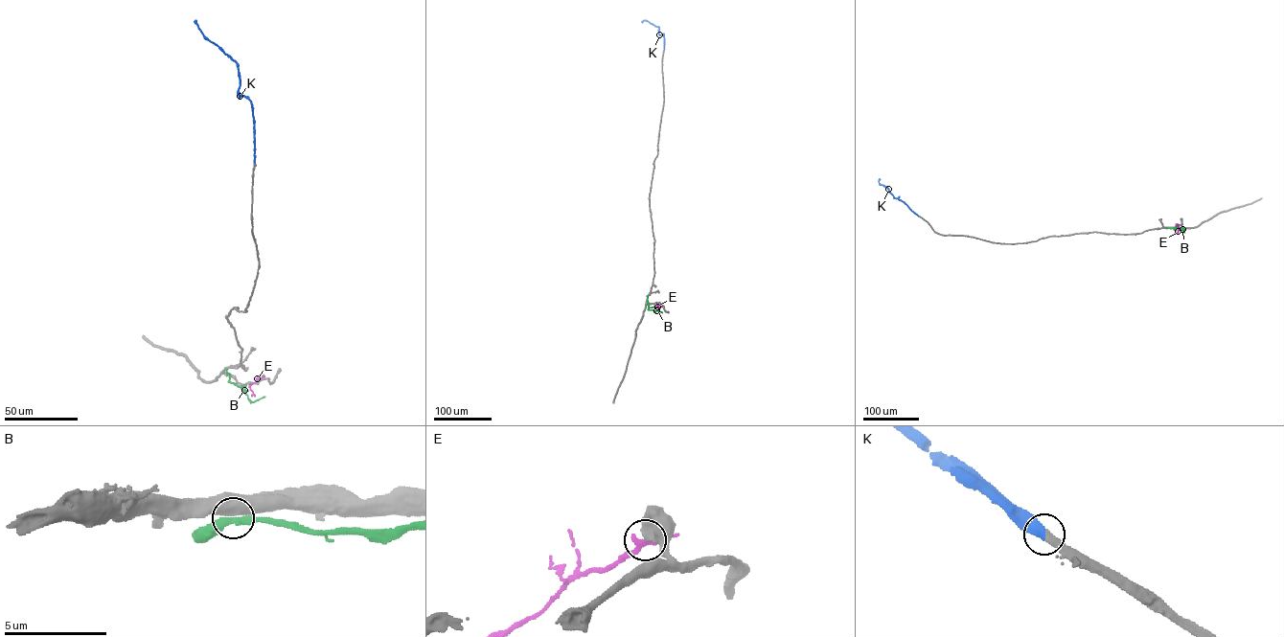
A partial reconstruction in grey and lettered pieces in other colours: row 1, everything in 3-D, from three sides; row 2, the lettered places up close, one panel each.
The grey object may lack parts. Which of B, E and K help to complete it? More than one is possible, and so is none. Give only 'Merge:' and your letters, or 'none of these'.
Merge: K

